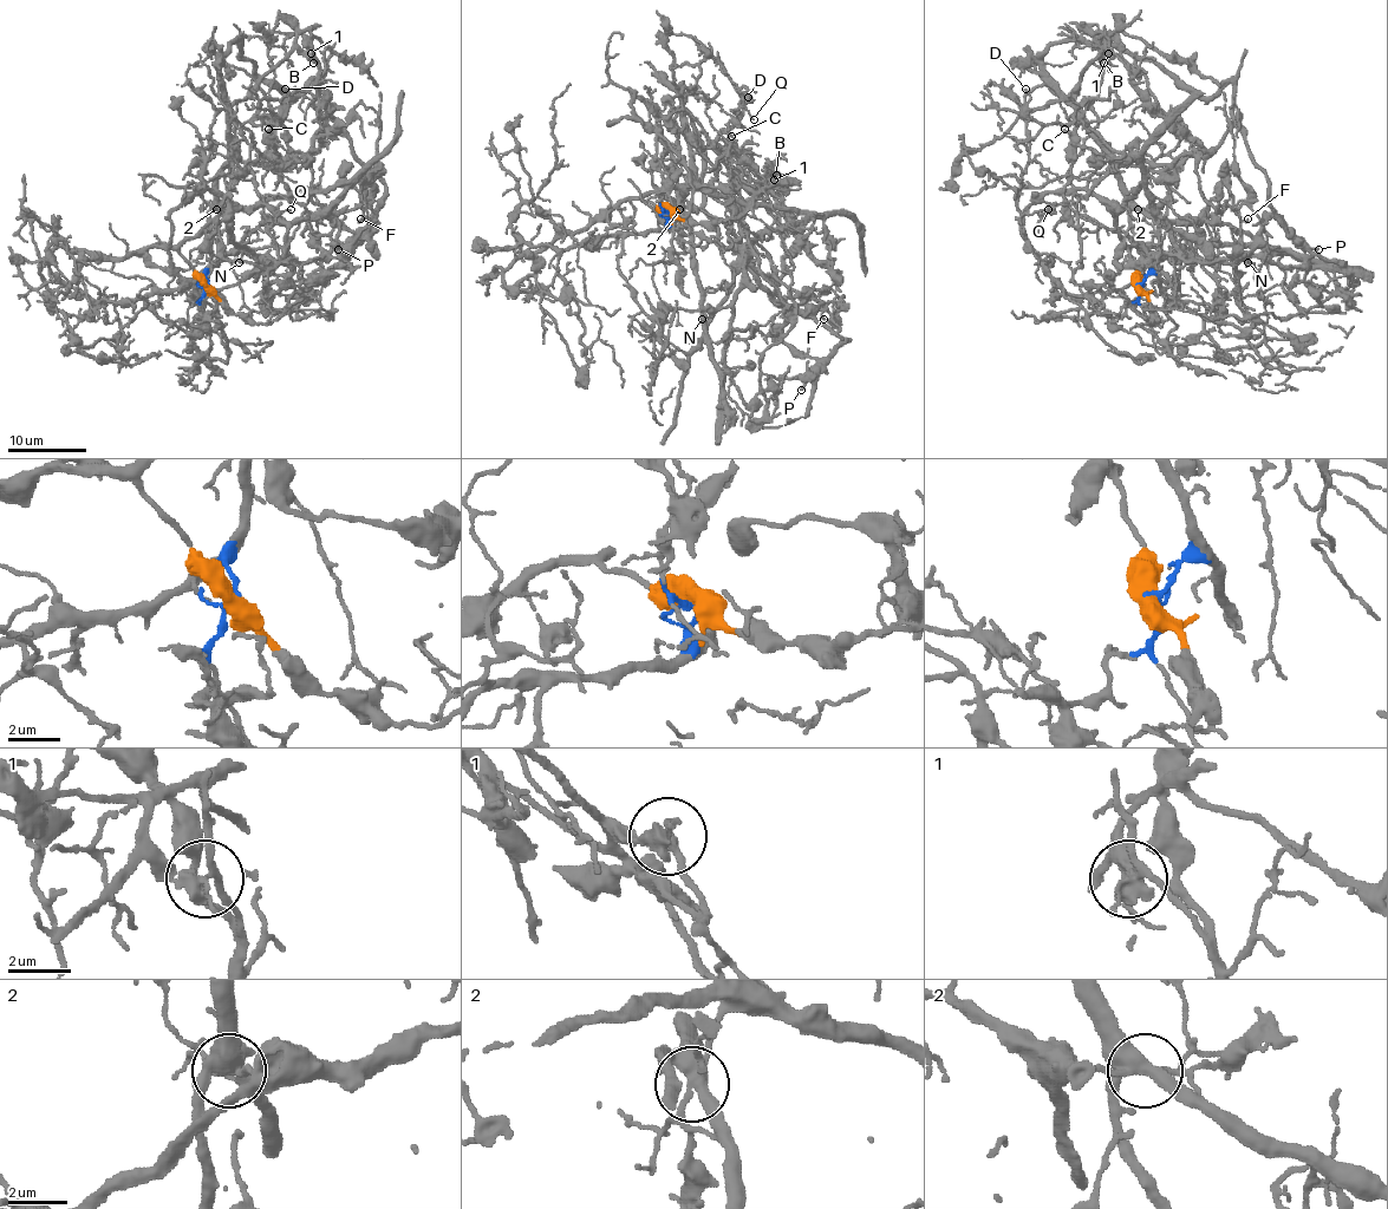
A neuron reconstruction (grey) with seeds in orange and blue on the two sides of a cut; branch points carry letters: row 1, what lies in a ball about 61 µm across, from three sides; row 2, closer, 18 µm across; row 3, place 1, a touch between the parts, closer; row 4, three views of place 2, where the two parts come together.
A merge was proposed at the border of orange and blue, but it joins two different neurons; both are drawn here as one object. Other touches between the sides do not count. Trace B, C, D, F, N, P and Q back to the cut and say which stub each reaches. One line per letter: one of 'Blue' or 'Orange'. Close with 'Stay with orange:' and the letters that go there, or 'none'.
B: Blue
C: Blue
D: Blue
F: Blue
N: Blue
P: Blue
Q: Blue
Stay with orange: none

